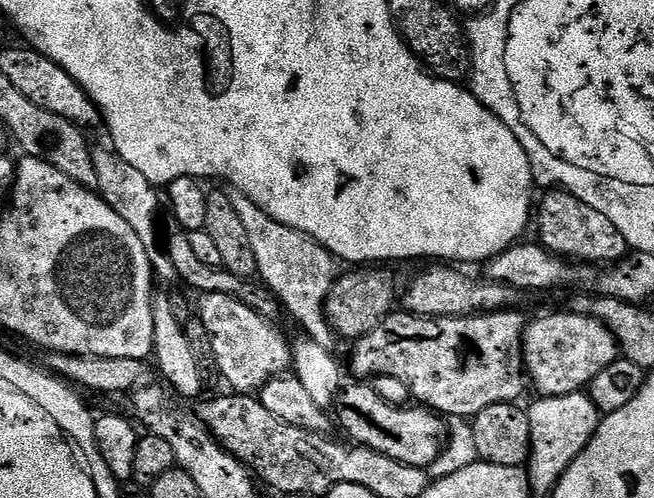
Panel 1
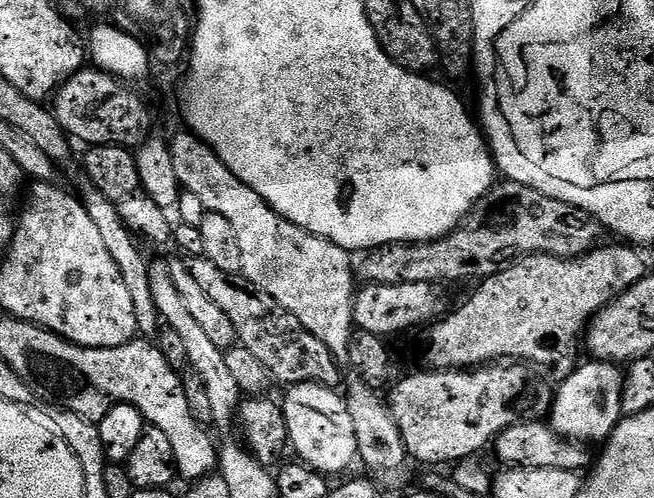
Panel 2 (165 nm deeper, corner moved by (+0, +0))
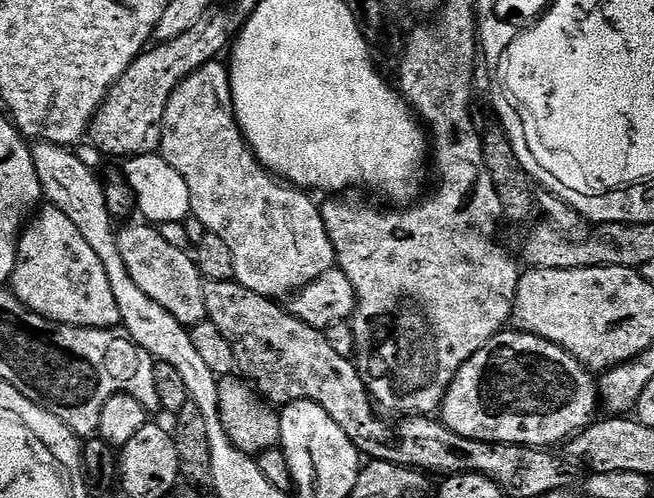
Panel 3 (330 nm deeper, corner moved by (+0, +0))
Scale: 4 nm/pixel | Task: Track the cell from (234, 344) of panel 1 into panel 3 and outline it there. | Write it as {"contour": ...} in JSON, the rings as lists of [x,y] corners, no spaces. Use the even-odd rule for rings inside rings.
{"contour":[[[147,222],[130,223],[125,223],[125,228],[119,229],[116,241],[134,286],[138,286],[149,298],[154,298],[162,310],[170,310],[170,314],[174,314],[174,318],[185,326],[201,324],[208,315],[204,297],[206,281],[200,275],[195,259],[188,252],[170,246],[170,242],[162,238],[159,227]]]}

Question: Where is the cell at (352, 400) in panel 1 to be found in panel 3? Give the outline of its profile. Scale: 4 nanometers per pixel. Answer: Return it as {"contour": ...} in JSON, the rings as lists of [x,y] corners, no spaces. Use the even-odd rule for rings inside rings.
{"contour":[[[502,330],[494,338],[490,338],[490,342],[486,342],[486,346],[482,346],[482,350],[478,350],[478,354],[474,354],[474,358],[470,358],[470,362],[466,362],[462,366],[462,370],[458,370],[458,374],[454,378],[454,382],[450,382],[450,386],[444,395],[444,403],[440,406],[439,415],[450,430],[454,430],[454,434],[462,434],[462,438],[474,438],[482,442],[490,442],[491,444],[524,444],[528,448],[546,448],[551,449],[552,444],[563,445],[569,438],[577,436],[584,428],[597,419],[598,413],[598,380],[593,373],[589,372],[583,364],[579,364],[572,355],[566,350],[562,350],[562,346],[558,346],[554,342],[550,342],[541,336],[535,336],[529,332],[521,332],[519,330]]]}

